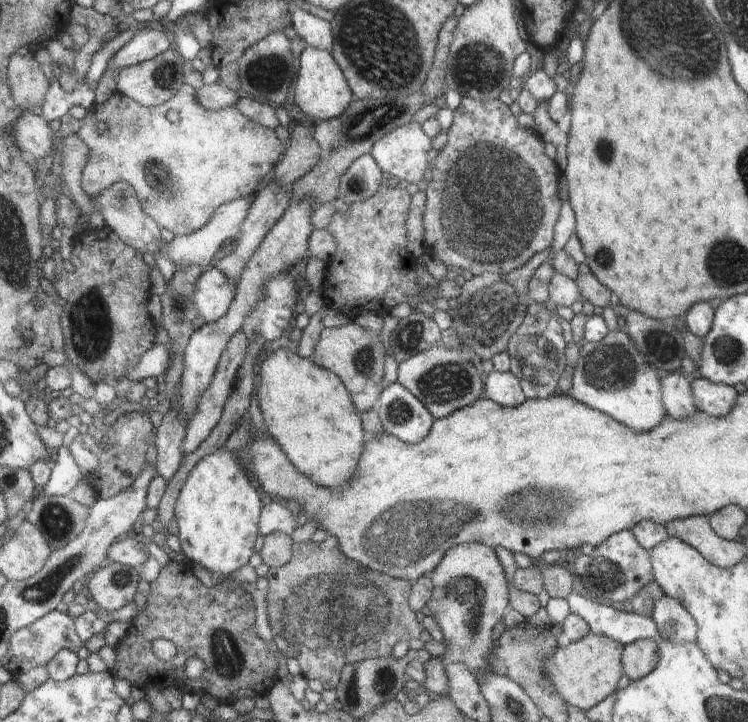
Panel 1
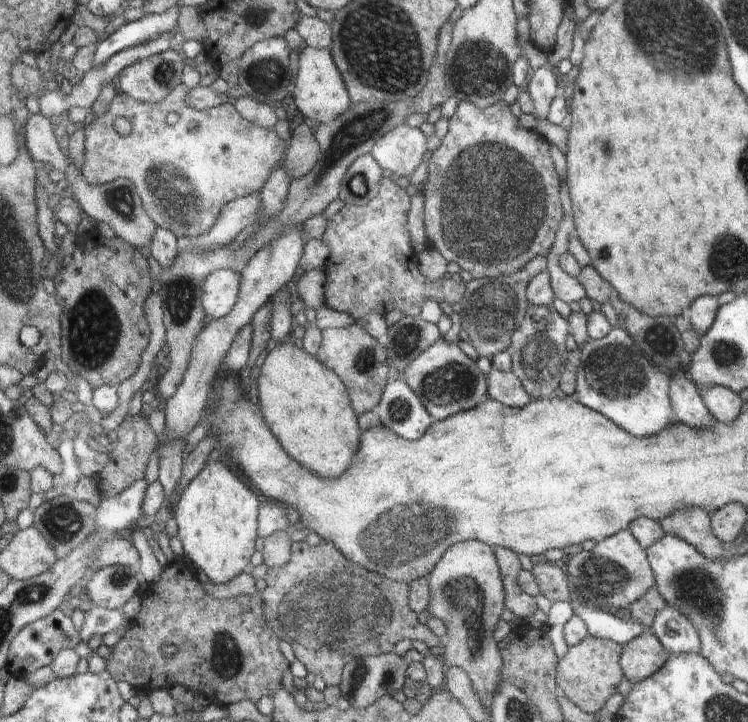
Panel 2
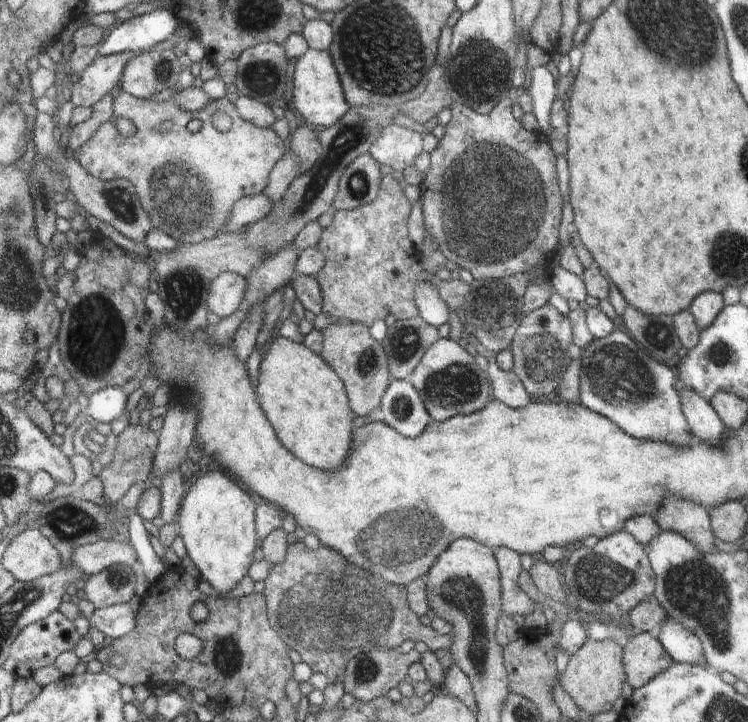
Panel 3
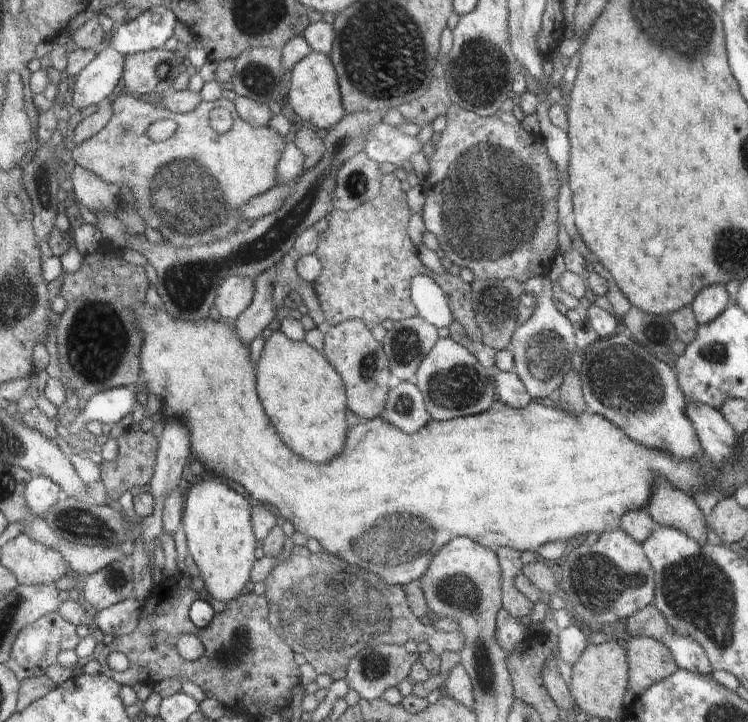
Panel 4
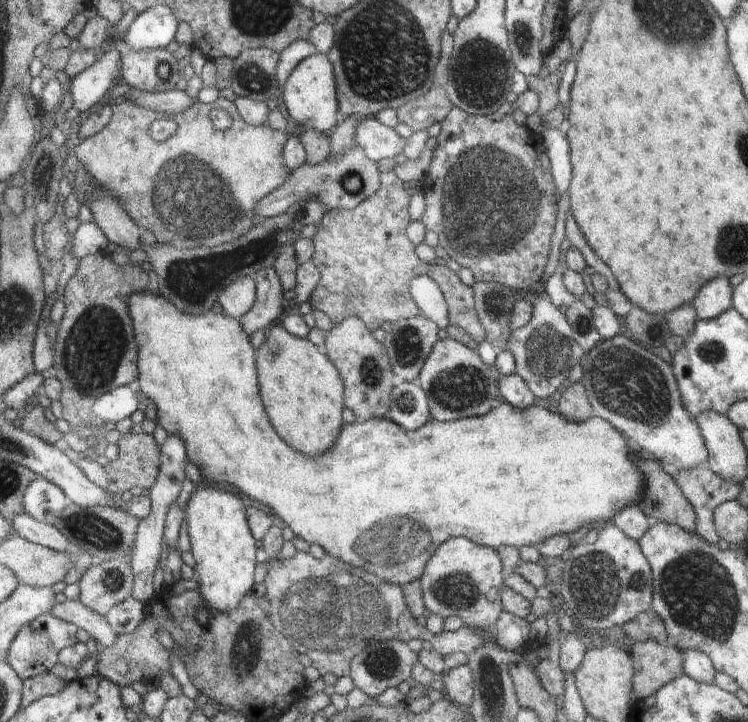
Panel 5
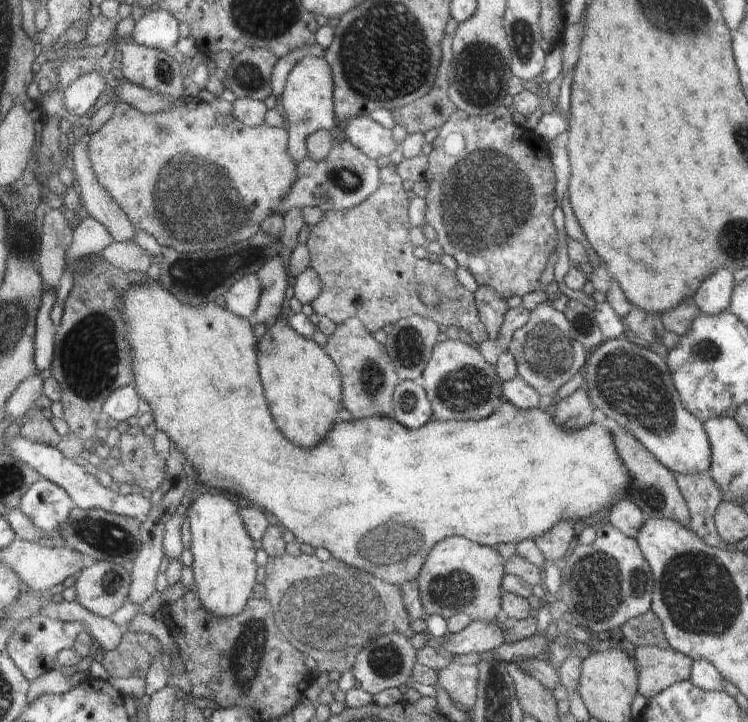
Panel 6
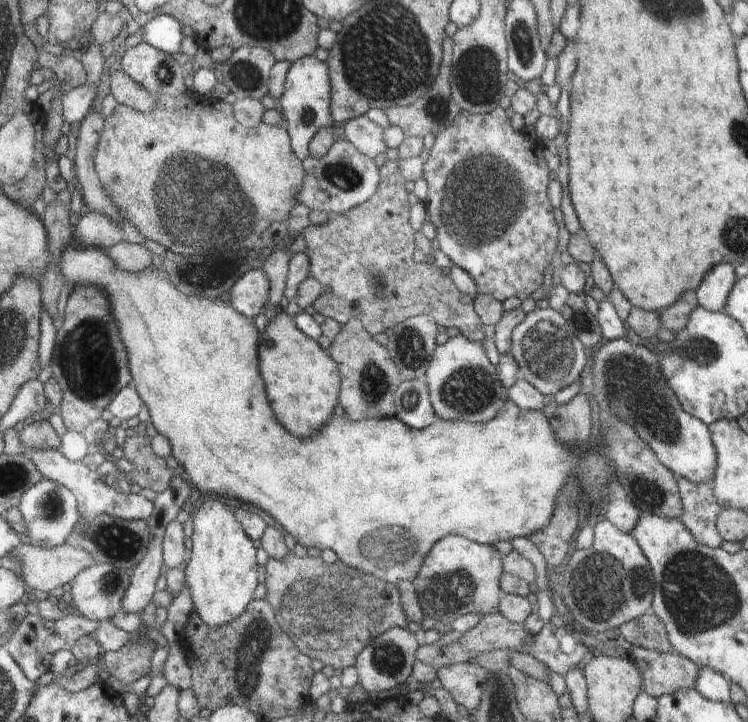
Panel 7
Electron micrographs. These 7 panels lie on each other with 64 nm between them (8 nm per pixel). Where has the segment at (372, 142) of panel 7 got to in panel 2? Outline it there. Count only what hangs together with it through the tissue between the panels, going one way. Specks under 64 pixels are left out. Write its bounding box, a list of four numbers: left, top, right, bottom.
[370,123,430,182]

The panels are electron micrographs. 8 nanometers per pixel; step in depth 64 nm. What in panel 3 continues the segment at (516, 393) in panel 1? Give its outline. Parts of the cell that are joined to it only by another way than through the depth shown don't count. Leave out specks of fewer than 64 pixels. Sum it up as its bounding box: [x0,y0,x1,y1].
[488,360,531,408]

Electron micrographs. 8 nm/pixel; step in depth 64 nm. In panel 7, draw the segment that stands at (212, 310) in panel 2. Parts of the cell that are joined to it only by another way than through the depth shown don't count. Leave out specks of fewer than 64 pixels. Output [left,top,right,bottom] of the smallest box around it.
[231,268,269,319]

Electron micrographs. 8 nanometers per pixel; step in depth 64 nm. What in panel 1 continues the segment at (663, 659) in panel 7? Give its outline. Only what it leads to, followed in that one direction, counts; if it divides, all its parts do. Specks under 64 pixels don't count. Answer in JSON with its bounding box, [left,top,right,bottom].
[622,640,660,680]

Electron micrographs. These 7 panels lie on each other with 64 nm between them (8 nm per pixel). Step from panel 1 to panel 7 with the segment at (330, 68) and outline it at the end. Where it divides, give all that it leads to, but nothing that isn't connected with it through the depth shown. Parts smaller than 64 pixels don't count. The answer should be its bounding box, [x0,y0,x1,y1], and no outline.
[279,55,332,161]

